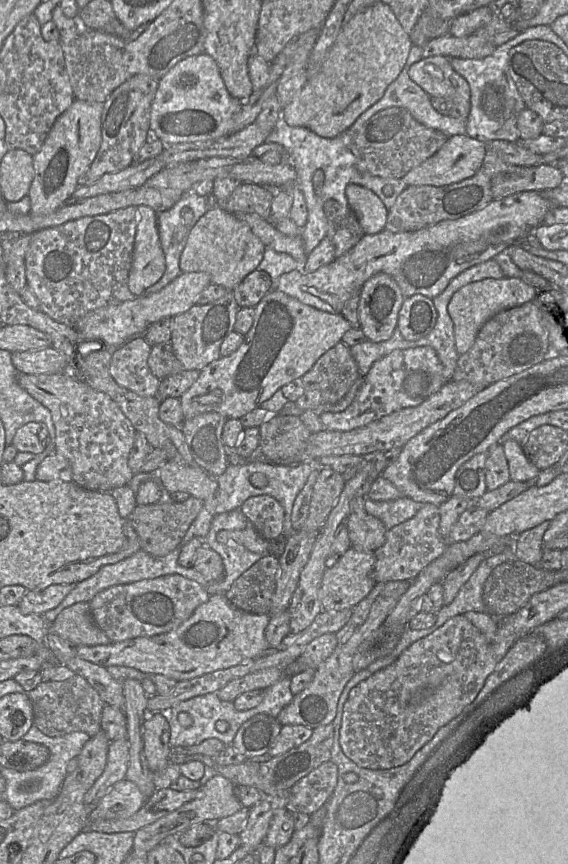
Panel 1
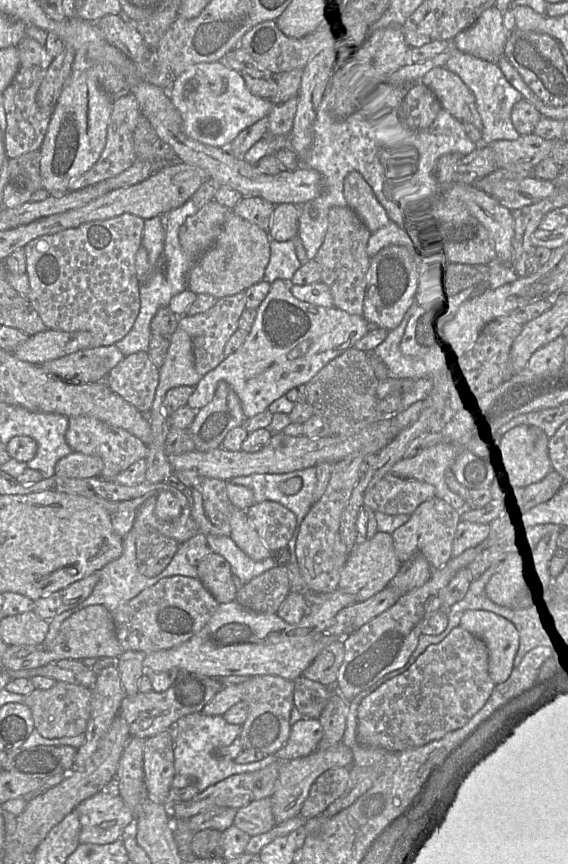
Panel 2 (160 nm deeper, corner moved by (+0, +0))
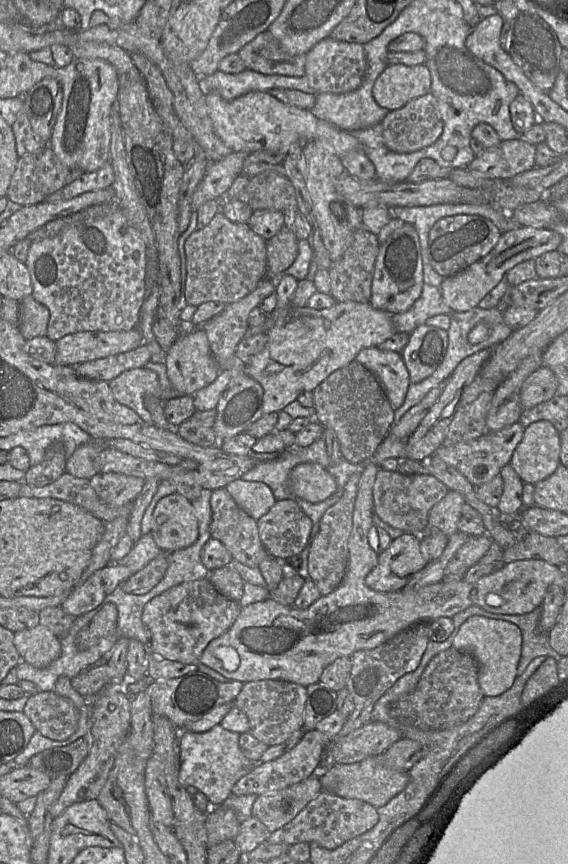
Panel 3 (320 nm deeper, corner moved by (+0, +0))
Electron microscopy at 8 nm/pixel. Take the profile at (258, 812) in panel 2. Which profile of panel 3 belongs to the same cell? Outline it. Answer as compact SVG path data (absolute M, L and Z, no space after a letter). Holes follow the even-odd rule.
M310 775L292 786L258 796L252 807L257 818L272 833L290 822L322 792L318 775Z

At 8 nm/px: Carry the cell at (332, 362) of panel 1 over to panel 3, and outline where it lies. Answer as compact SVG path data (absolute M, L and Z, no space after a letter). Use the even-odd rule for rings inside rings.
M358 361L332 372L312 391L315 420L333 430L342 458L352 464L369 462L393 425L394 410L375 375Z

